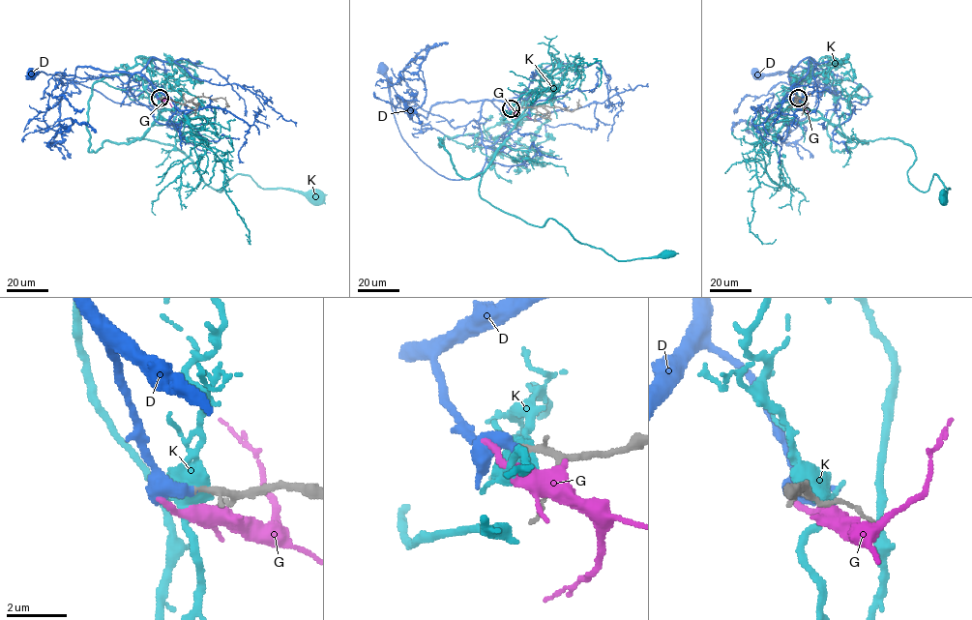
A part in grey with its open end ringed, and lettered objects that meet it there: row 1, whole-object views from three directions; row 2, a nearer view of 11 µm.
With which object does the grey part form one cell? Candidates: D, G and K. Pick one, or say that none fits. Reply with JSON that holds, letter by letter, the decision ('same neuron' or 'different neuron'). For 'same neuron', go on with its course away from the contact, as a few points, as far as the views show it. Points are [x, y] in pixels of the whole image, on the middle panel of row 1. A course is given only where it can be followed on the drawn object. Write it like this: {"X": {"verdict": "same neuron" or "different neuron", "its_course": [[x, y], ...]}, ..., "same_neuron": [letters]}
{"D": {"verdict": "same neuron", "its_course": [[512, 108], [496, 100], [483, 103], [484, 167], [475, 177], [449, 179], [403, 139], [380, 69]]}, "G": {"verdict": "different neuron"}, "K": {"verdict": "different neuron"}, "same_neuron": ["D"]}

